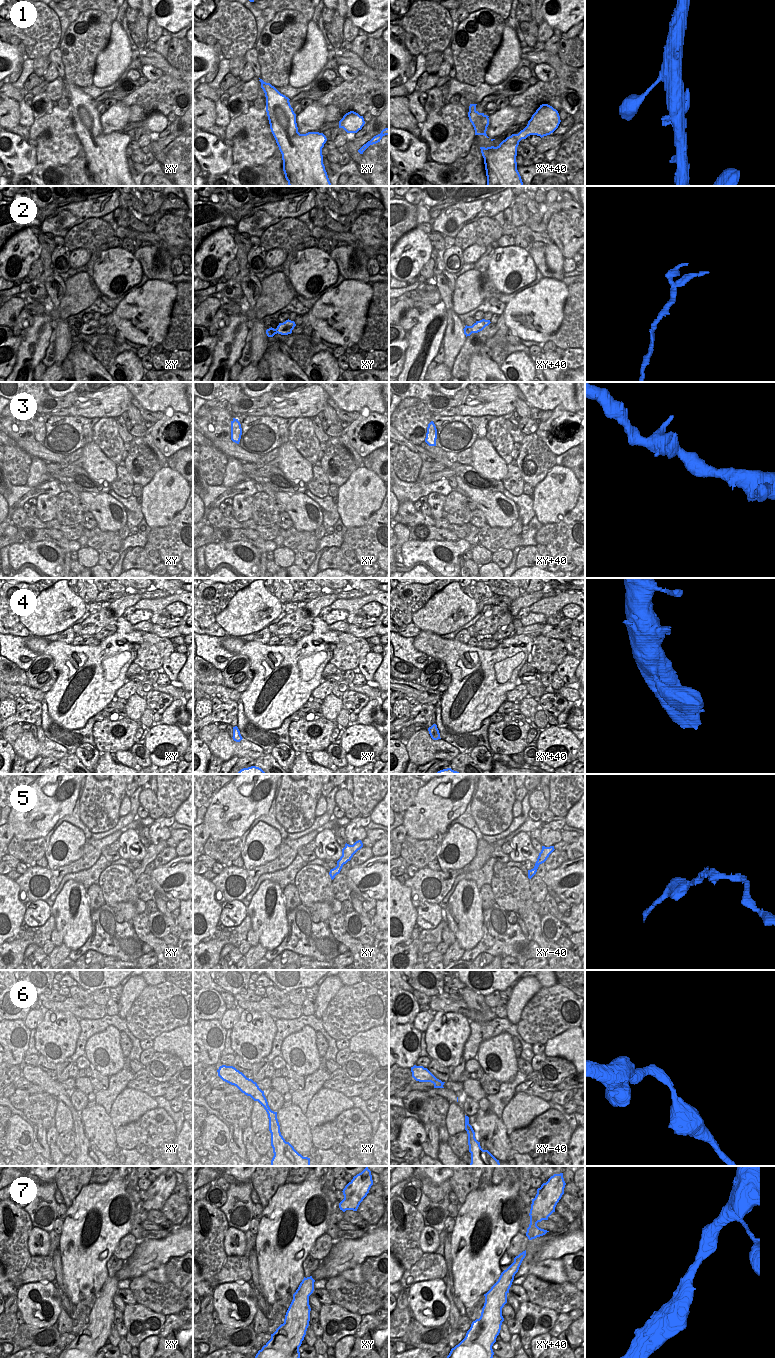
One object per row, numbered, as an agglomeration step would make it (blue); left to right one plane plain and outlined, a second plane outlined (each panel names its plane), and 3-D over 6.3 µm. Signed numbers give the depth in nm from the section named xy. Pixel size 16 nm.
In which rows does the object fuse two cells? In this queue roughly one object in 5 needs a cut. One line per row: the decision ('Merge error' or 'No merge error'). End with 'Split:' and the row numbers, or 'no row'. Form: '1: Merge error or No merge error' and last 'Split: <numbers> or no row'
1: Merge error
2: No merge error
3: No merge error
4: No merge error
5: No merge error
6: No merge error
7: No merge error
Split: 1

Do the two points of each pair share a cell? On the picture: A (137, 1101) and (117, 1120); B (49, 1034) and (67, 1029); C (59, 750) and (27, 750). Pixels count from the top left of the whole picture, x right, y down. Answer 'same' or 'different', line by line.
A: same
B: same
C: same

